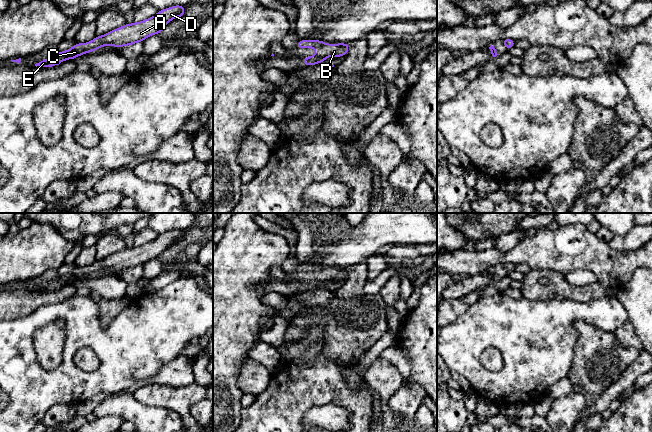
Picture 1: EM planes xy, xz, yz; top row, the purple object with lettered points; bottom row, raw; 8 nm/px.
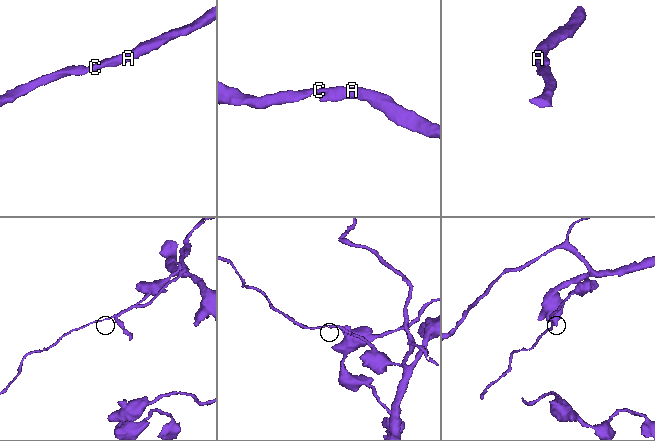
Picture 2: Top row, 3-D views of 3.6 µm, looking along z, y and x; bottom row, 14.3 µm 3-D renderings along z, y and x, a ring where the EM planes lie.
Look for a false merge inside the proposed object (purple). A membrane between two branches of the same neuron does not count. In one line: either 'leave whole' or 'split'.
leave whole

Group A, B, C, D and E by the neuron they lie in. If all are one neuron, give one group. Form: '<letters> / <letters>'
A B C D E

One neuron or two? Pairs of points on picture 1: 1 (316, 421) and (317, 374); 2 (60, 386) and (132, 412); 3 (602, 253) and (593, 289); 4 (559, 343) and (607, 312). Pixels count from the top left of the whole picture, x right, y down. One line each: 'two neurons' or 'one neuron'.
1: two neurons
2: two neurons
3: two neurons
4: one neuron

